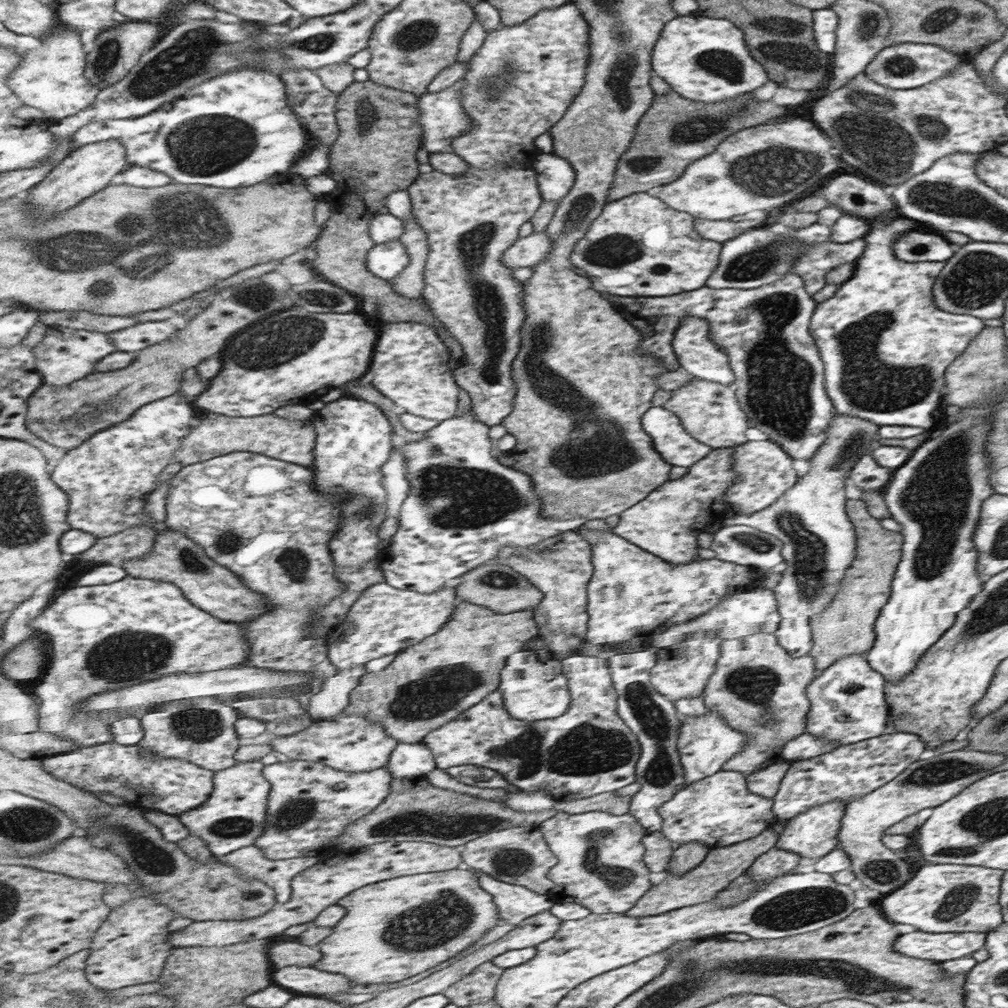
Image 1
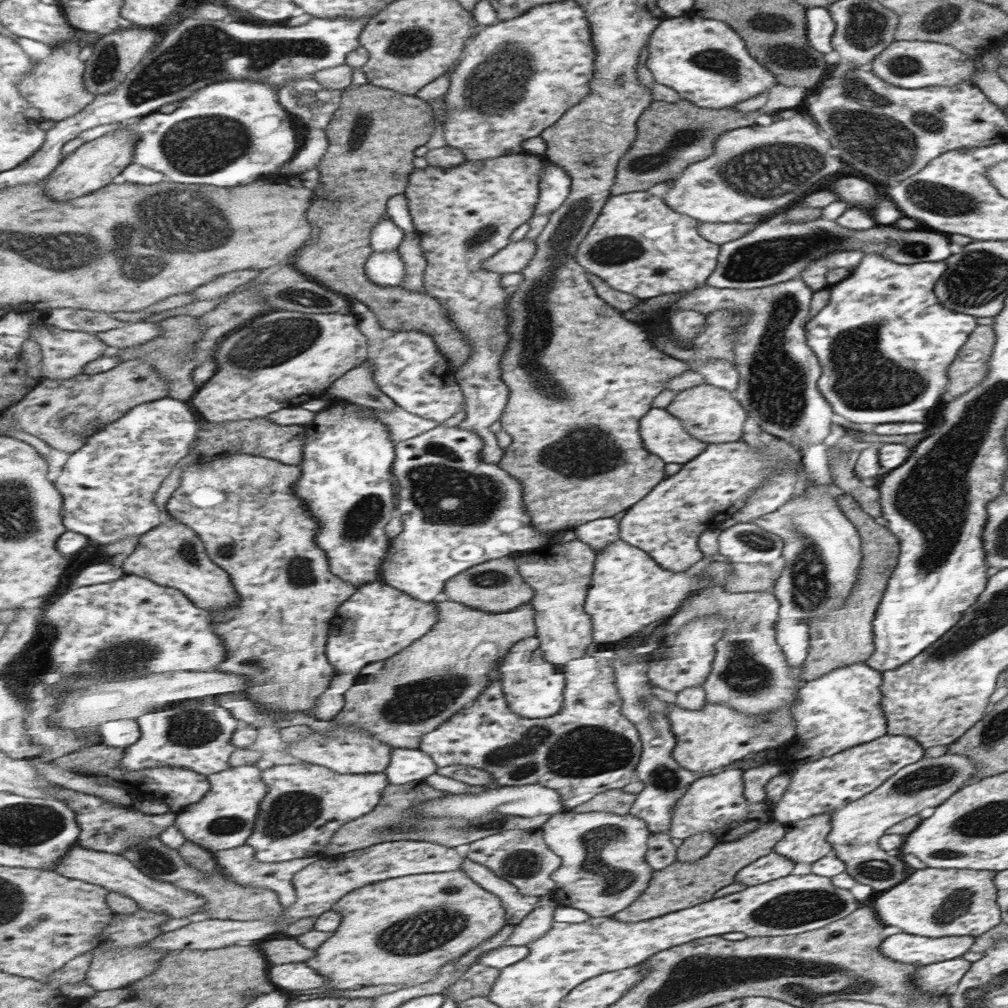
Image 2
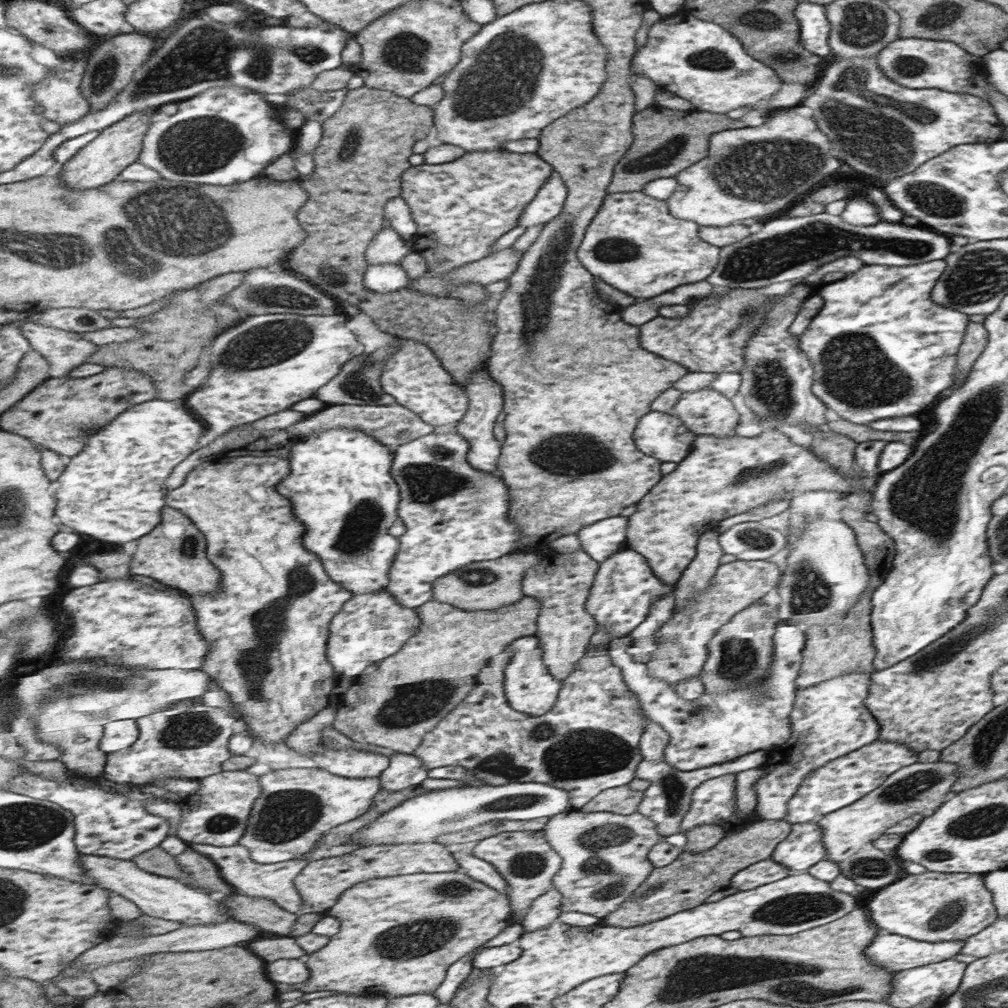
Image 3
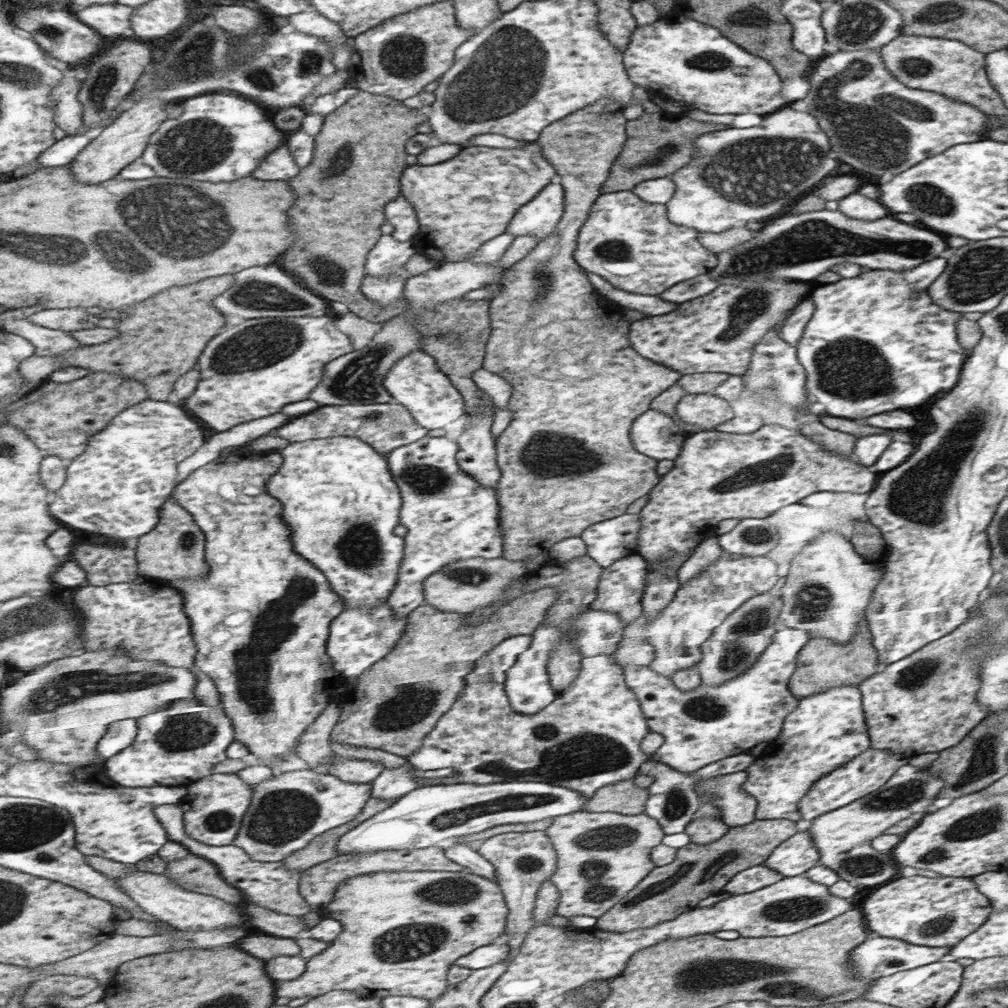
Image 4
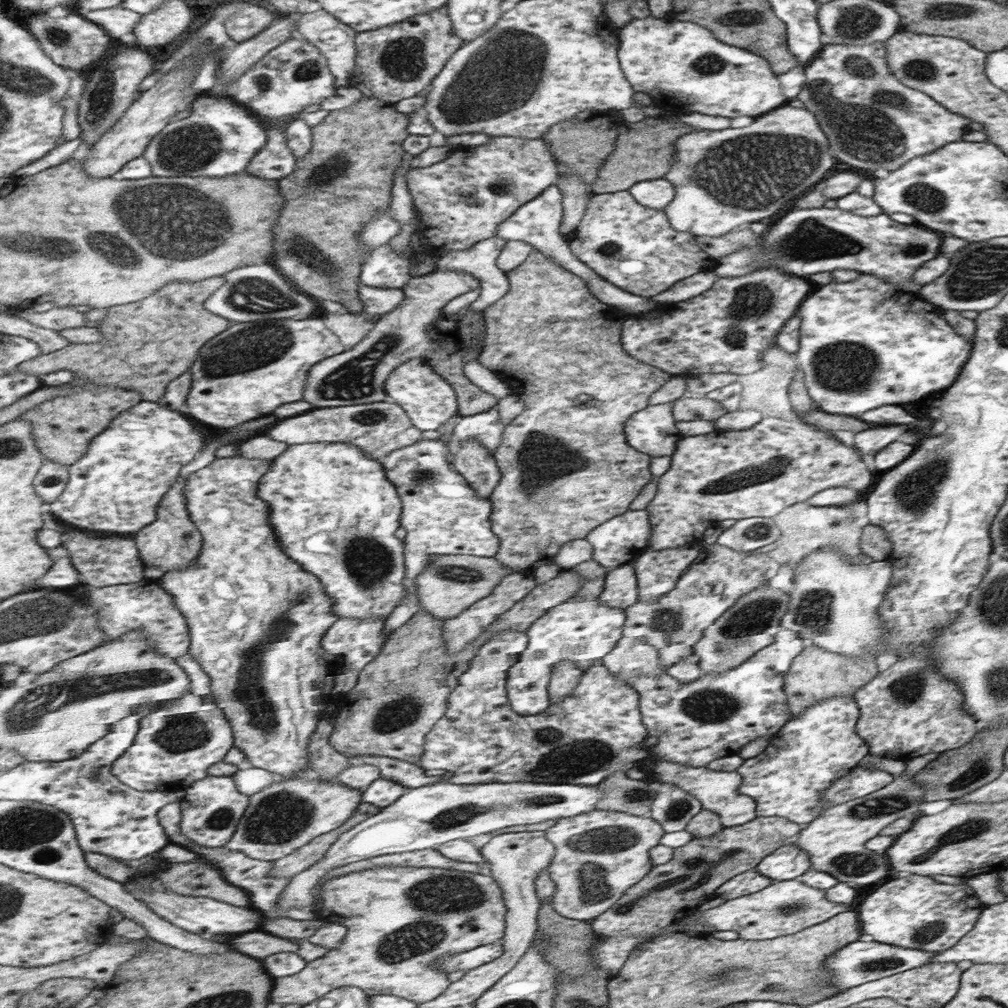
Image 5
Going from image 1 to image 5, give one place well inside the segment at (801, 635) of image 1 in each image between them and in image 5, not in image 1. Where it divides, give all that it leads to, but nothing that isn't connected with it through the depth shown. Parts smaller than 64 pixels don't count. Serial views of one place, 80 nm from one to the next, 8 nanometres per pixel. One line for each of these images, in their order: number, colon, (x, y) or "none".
2: (792, 636)
3: (715, 728)
4: (707, 724)
5: (712, 717)

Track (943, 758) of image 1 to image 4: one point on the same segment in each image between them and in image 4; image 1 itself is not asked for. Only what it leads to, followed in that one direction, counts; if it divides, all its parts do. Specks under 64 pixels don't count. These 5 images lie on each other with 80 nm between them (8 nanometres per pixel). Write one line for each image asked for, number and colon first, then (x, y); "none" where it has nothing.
2: (927, 783)
3: (916, 787)
4: (909, 790)

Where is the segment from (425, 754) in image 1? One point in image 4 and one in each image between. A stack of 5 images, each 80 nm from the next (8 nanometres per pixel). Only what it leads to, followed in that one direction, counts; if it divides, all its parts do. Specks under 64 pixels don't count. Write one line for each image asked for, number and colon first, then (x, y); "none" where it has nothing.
2: (408, 765)
3: (404, 771)
4: (391, 784)

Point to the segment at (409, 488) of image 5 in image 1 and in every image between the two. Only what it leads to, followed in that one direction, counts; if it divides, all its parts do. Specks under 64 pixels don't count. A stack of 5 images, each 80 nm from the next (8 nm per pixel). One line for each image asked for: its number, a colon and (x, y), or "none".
1: (463, 506)
2: (457, 511)
3: (453, 514)
4: (448, 516)

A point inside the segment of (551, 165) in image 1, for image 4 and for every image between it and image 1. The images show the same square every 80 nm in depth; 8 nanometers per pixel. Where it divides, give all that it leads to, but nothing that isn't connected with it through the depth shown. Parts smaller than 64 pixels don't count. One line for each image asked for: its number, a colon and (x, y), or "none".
2: (554, 186)
3: (546, 205)
4: (539, 218)

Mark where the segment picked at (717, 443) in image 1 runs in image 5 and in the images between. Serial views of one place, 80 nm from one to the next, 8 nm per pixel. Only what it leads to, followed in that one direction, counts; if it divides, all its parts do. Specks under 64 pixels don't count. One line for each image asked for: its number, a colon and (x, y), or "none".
2: (709, 414)
3: (703, 412)
4: (705, 411)
5: (688, 407)

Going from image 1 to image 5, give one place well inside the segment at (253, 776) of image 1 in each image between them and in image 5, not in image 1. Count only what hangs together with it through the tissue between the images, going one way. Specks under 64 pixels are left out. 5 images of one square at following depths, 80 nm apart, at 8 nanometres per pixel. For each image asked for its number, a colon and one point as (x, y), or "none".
2: (226, 817)
3: (219, 815)
4: (215, 807)
5: (212, 810)

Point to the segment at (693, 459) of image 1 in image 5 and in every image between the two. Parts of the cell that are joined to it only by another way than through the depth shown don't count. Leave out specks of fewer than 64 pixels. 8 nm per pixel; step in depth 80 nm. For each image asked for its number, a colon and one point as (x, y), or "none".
2: (663, 436)
3: (660, 435)
4: (653, 433)
5: (651, 430)

